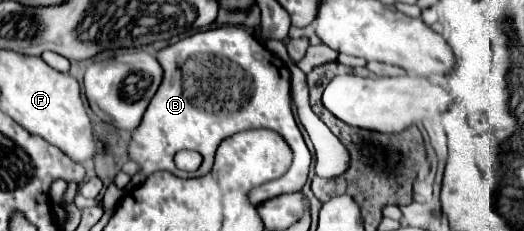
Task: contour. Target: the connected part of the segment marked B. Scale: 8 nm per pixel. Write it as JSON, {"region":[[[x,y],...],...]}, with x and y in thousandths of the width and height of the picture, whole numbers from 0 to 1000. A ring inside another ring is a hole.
{"region":[[[422,113],[342,173],[303,216],[296,251],[307,268],[311,346],[273,502],[273,528],[254,563],[250,615],[242,632],[246,693],[261,701],[265,719],[265,745],[250,762],[246,814],[265,805],[284,753],[300,736],[319,736],[342,771],[391,762],[406,727],[414,632],[429,597],[475,554],[525,563],[544,597],[544,615],[552,615],[559,649],[559,710],[552,745],[521,788],[483,814],[475,874],[494,892],[494,874],[536,840],[571,831],[578,814],[594,719],[594,667],[555,485],[555,390],[552,364],[532,364],[536,320],[521,268],[525,242],[506,199],[498,199],[483,147],[456,113]],[[429,251],[437,251],[437,268],[475,338],[471,364],[460,364],[456,338],[445,338],[445,312],[429,303]],[[342,649],[380,658],[387,675],[380,736],[338,736],[330,675]]]}

